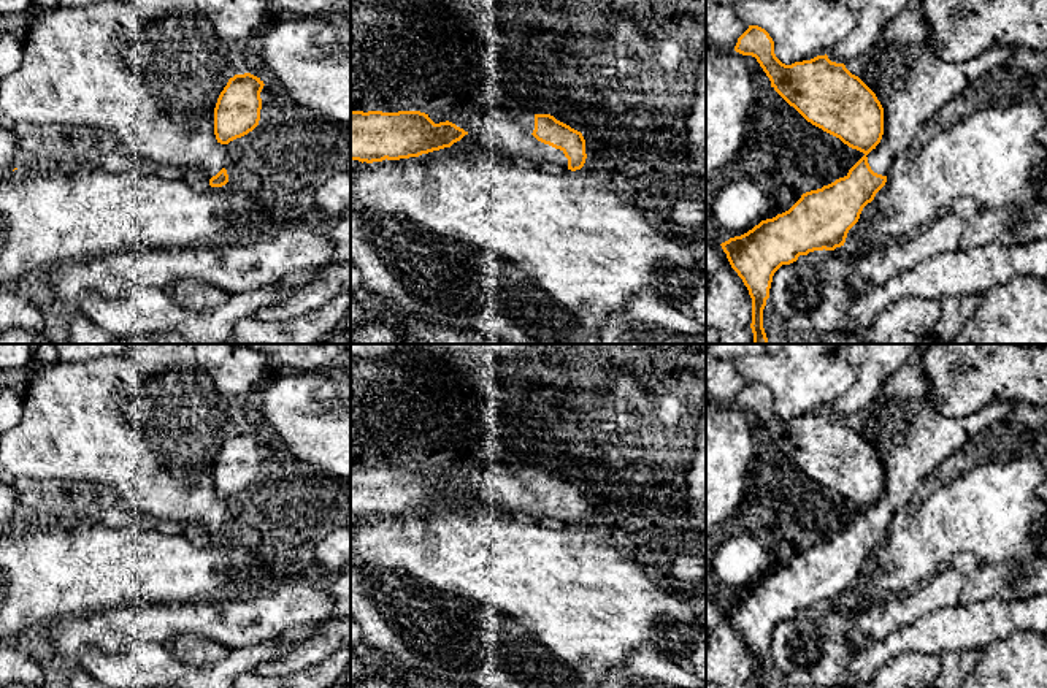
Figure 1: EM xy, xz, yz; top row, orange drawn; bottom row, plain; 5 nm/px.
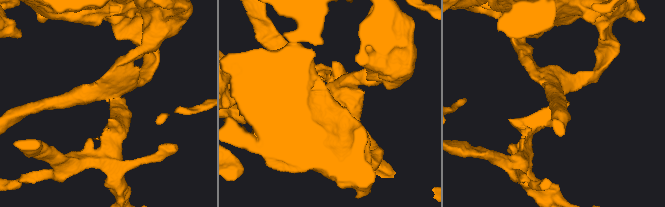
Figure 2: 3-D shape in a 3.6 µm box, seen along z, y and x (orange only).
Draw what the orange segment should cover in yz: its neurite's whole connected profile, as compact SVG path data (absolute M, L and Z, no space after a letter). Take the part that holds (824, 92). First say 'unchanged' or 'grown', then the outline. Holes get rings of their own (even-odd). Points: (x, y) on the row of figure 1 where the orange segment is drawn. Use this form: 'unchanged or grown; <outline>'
unchanged; M749 25L738 38L734 51L755 57L769 78L771 87L807 122L865 154L844 178L803 193L788 211L761 220L747 233L720 244L752 298L752 344L768 344L763 328L763 309L769 298L774 273L782 265L796 262L800 255L823 249L834 250L844 246L847 233L858 222L863 208L874 200L887 182L887 176L871 170L866 157L882 140L884 108L876 94L858 76L852 75L844 63L831 62L826 54L792 65L782 63L774 54L773 38L758 25Z

